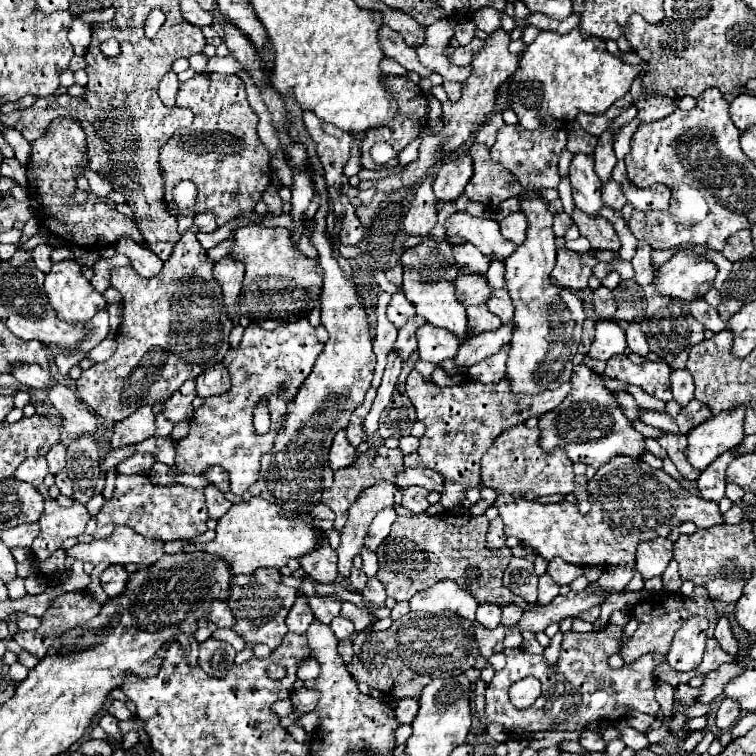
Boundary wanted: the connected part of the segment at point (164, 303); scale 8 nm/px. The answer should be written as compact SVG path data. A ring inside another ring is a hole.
M185 232L175 244L173 254L165 260L163 270L153 278L139 276L133 266L117 266L111 270L111 284L123 296L123 322L115 334L117 350L107 362L97 362L89 370L83 370L77 380L77 398L83 400L95 414L107 422L117 422L141 408L143 404L155 406L171 398L173 392L189 378L197 378L203 368L209 368L223 360L229 348L229 332L233 320L223 312L223 296L219 284L211 274L213 264L207 260L205 248L199 244L193 232Z

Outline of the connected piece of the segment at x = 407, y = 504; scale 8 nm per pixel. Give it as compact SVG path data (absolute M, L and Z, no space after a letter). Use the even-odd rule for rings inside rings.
M409 486L403 490L403 502L401 506L407 508L409 512L425 512L427 510L427 490L421 488L421 486Z

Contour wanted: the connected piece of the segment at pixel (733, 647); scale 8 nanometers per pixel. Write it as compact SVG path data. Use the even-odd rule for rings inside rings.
M721 616L721 618L717 620L717 626L715 626L715 640L719 642L719 646L721 646L727 654L733 654L733 656L735 656L735 654L739 652L739 644L737 644L737 640L735 640L733 634L731 634L727 616Z

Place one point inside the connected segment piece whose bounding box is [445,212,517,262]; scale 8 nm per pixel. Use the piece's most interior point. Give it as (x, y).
(484, 233)

